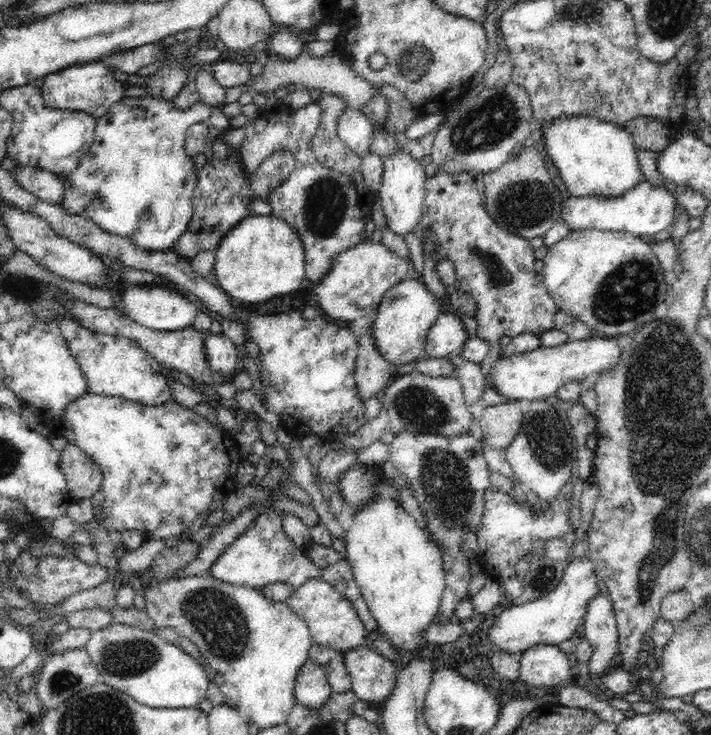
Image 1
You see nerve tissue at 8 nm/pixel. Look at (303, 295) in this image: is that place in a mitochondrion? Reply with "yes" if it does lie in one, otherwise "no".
no

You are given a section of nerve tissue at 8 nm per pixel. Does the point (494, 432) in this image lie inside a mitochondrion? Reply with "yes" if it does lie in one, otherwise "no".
no

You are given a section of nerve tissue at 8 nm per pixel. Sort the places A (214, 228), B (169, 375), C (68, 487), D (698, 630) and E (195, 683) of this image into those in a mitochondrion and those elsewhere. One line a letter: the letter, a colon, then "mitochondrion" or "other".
A: mitochondrion
B: other
C: other
D: mitochondrion
E: other

